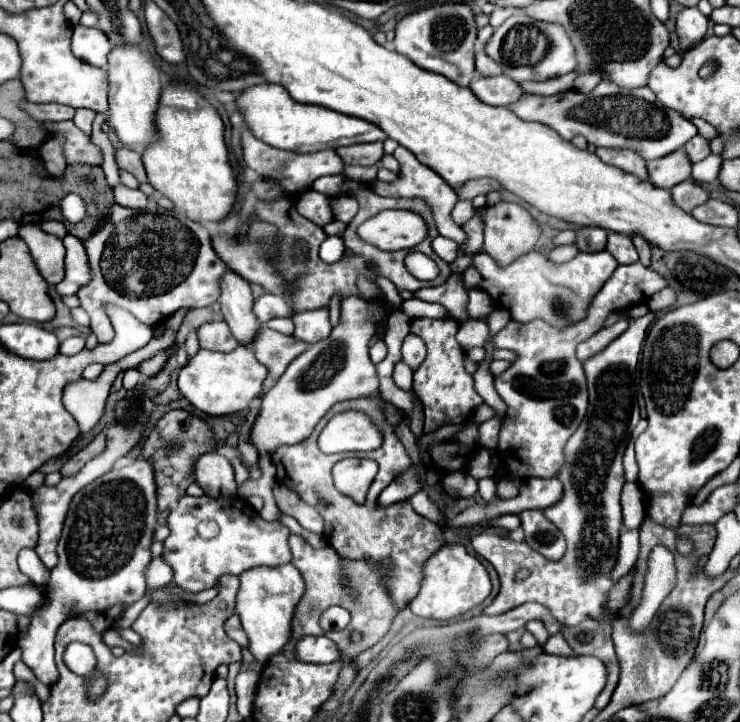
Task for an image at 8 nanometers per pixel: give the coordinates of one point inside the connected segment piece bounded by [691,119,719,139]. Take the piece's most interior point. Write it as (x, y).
(708, 131)

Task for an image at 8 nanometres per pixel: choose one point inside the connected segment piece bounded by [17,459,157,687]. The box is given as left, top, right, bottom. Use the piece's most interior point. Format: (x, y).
(102, 556)

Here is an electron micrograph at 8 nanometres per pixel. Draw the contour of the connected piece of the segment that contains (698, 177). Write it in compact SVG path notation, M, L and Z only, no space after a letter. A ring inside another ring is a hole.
M709 155L707 159L699 161L693 165L693 179L695 181L705 181L705 183L711 183L717 179L719 175L719 169L721 169L721 155Z

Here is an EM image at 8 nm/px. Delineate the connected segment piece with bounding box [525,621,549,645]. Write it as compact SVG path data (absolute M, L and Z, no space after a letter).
M529 621L529 623L525 625L525 629L527 629L535 639L537 639L539 645L543 645L543 643L547 641L547 637L549 637L549 633L547 633L547 629L543 627L541 621Z

